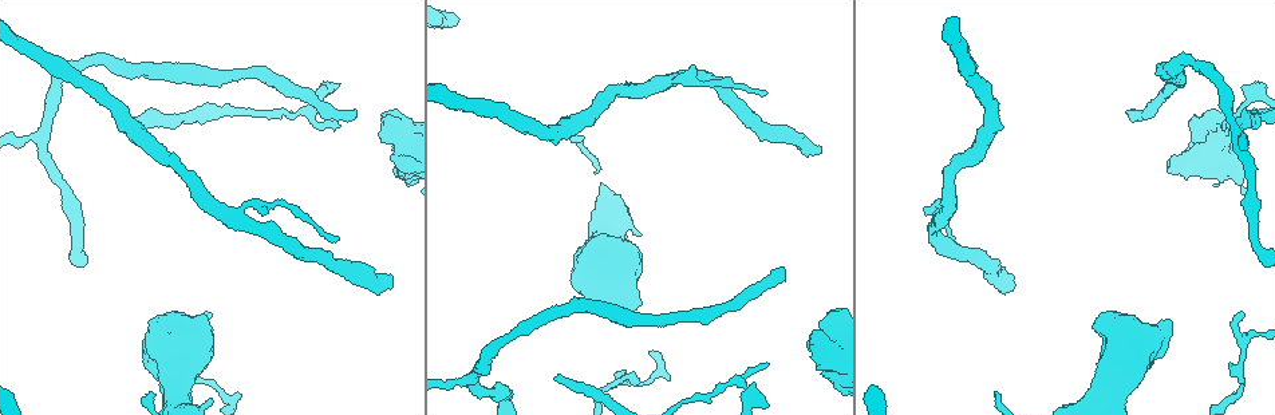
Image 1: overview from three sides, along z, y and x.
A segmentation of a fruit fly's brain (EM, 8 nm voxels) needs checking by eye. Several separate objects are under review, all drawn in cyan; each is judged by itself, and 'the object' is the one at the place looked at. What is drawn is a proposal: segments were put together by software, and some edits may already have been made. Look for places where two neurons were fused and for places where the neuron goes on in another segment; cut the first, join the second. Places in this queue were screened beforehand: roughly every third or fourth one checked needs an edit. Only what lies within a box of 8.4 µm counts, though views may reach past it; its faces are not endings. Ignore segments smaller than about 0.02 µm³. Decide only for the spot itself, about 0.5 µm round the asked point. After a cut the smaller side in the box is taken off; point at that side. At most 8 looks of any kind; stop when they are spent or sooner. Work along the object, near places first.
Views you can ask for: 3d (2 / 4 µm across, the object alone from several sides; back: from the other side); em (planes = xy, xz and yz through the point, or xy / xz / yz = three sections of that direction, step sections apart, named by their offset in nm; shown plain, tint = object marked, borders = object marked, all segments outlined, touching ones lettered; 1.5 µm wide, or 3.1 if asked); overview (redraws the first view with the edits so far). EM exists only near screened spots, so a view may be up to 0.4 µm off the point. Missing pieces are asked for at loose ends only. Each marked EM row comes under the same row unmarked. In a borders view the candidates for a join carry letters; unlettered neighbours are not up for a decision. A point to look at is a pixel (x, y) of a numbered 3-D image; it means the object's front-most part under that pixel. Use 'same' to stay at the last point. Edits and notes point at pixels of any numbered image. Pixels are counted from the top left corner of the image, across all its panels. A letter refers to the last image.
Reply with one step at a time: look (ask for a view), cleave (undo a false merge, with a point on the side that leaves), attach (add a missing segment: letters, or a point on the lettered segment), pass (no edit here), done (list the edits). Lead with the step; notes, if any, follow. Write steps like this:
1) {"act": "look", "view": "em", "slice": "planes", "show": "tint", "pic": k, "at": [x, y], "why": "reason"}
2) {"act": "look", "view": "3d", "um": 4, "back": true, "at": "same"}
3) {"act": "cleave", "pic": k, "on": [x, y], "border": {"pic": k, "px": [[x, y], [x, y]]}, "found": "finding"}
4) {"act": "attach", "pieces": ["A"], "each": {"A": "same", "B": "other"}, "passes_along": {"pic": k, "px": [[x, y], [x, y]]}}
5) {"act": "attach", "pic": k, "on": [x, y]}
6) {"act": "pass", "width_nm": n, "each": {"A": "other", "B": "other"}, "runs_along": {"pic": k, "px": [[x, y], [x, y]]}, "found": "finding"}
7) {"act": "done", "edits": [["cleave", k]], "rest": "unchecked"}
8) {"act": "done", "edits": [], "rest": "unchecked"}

{"act": "look", "view": "em", "slice": "yz", "step": 4, "show": "borders", "pic": 1, "at": [354, 112], "why": "an open end"}

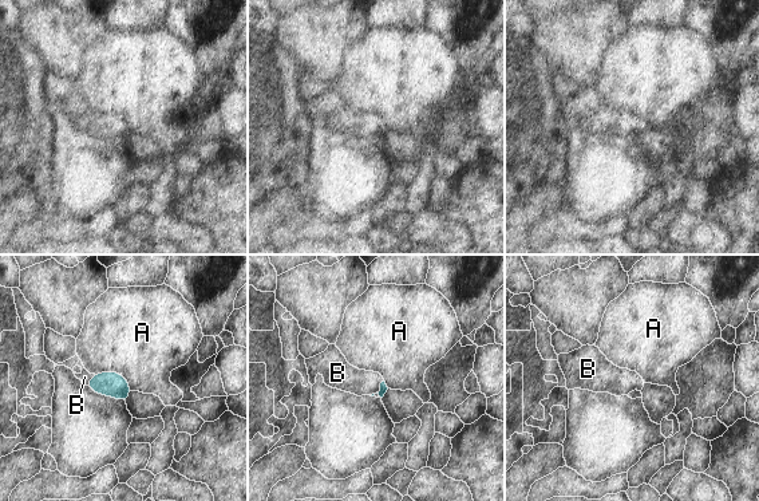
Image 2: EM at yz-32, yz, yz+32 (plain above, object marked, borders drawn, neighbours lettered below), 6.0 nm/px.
{"act": "attach", "pic": 2, "on": [85, 377], "each": {"A": "other", "B": "same"}, "found": "it goes on there"}

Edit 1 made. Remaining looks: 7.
{"act": "look", "view": "overview"}

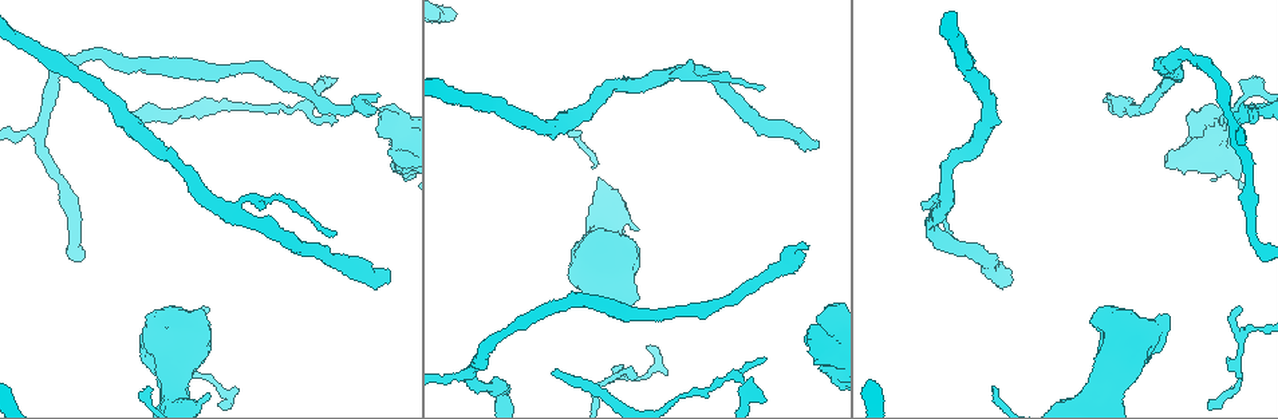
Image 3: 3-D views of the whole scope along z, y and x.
{"act": "look", "view": "em", "slice": "planes", "show": "borders", "pic": 3, "at": [309, 105], "why": "abrupt turn"}

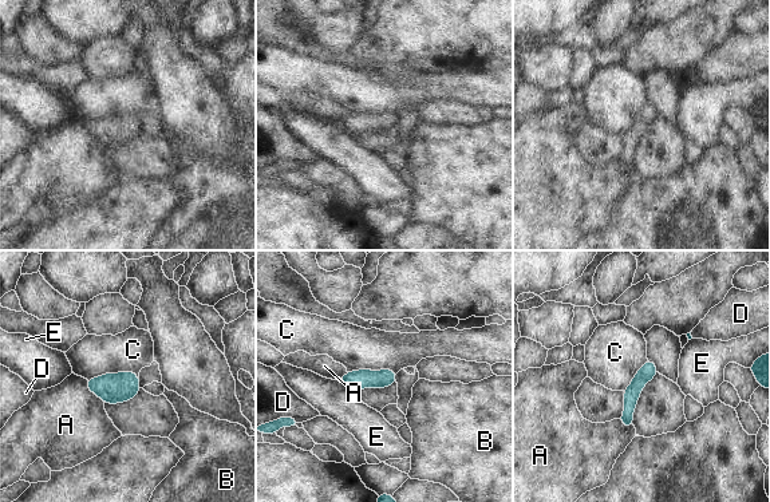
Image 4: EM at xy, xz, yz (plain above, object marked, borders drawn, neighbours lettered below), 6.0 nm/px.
{"act": "pass", "width_nm": 100, "each": {"A": "other", "B": "other", "C": "other", "D": "other", "E": "other"}, "border": {"pic": 4, "px": [[138, 376], [122, 371], [86, 379]]}, "found": "one neuron here"}

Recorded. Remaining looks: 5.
{"act": "look", "view": "em", "slice": "xz", "step": 4, "show": "borders", "pic": 3, "at": [816, 146], "why": "an open end"}

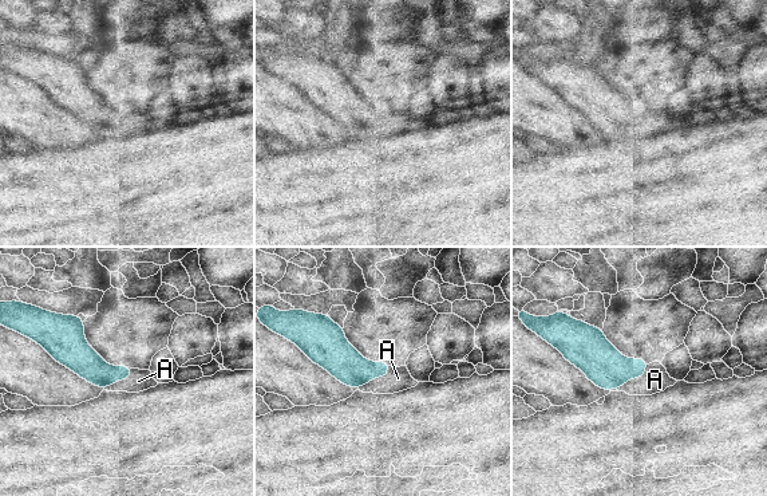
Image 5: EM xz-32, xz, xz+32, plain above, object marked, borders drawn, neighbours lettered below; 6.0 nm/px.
{"act": "look", "view": "em", "slice": "xy", "step": 8, "show": "borders", "at": "same", "why": "another direction"}

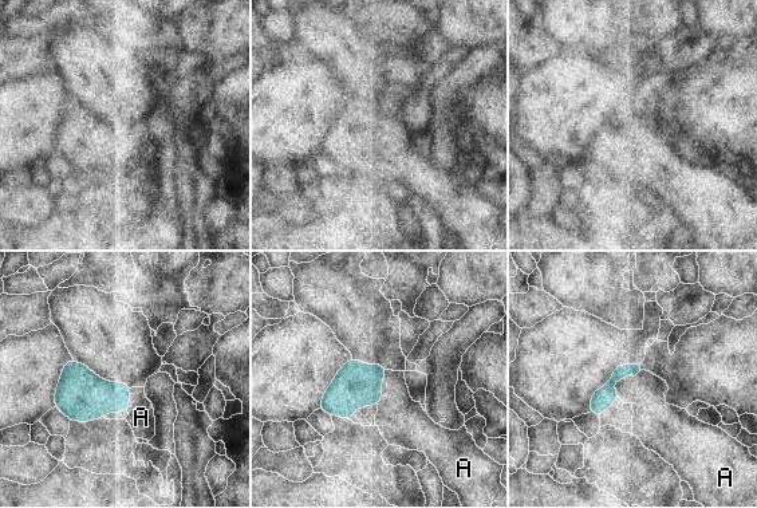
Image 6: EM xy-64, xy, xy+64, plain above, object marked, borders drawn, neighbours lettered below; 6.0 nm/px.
{"act": "attach", "pic": 6, "on": [403, 422], "each": {"A": "same"}, "passes_along": {"pic": 6, "px": [[357, 385], [381, 388], [403, 422]]}, "found": "it goes on there"}

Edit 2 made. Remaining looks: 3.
{"act": "done", "edits": [["attach", 2], ["attach", 6]], "rest": "unchecked"}

